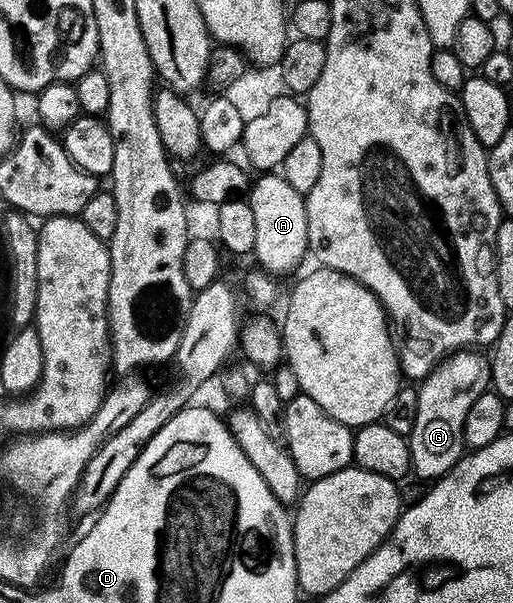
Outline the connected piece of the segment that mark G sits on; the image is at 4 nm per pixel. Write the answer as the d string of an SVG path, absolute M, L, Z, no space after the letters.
M467 348L461 352L450 355L446 361L441 362L431 374L417 387L418 407L414 410L414 427L408 430L408 441L412 452L413 473L427 478L427 483L433 484L439 478L445 478L456 468L456 464L462 461L467 453L466 425L468 424L468 412L472 412L472 404L480 400L491 389L491 359L486 358L482 352L475 352Z

